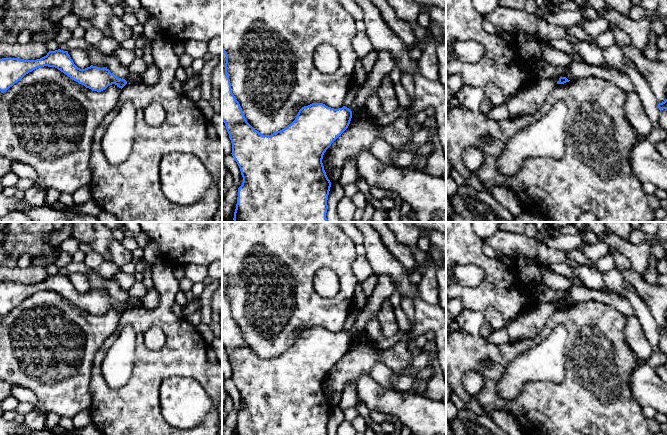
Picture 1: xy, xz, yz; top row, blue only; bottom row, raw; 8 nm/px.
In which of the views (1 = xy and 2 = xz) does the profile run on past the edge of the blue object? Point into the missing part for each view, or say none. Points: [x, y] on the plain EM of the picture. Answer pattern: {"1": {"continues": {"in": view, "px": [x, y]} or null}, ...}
{"1": {"continues": null}, "2": {"continues": null}}

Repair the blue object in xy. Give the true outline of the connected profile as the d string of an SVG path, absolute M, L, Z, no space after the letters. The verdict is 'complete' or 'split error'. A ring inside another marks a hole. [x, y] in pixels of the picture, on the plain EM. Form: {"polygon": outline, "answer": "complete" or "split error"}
{"polygon": "M58 273L49 275L46 280L36 284L0 283L0 315L2 317L6 316L26 298L44 290L57 292L72 304L92 315L101 316L112 308L122 313L127 308L125 303L118 302L107 292L93 289L85 293L78 292L68 275Z", "answer": "complete"}

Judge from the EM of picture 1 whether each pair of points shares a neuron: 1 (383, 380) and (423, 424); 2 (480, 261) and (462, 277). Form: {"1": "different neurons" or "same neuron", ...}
{"1": "different neurons", "2": "different neurons"}

